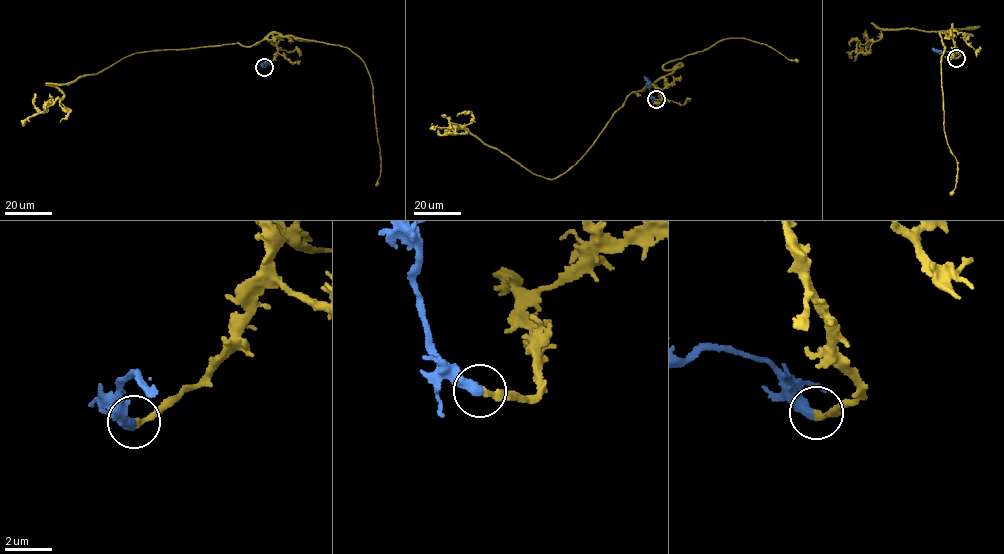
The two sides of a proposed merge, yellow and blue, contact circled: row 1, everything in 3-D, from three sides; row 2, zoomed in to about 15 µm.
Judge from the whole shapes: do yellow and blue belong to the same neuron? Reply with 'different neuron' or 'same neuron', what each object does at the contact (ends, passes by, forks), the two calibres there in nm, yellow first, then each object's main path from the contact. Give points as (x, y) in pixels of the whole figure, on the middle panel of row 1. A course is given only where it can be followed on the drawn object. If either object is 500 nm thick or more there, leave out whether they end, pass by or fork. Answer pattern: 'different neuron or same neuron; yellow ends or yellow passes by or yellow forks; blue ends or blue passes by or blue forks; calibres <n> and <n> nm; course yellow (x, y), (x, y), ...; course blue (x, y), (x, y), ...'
same neuron; yellow ends; blue ends; calibres 280 and 480 nm; course yellow (656, 99), (651, 84), (632, 91), (554, 179), (458, 133), (467, 131), (455, 123), (434, 129); course blue (656, 99), (644, 76)

